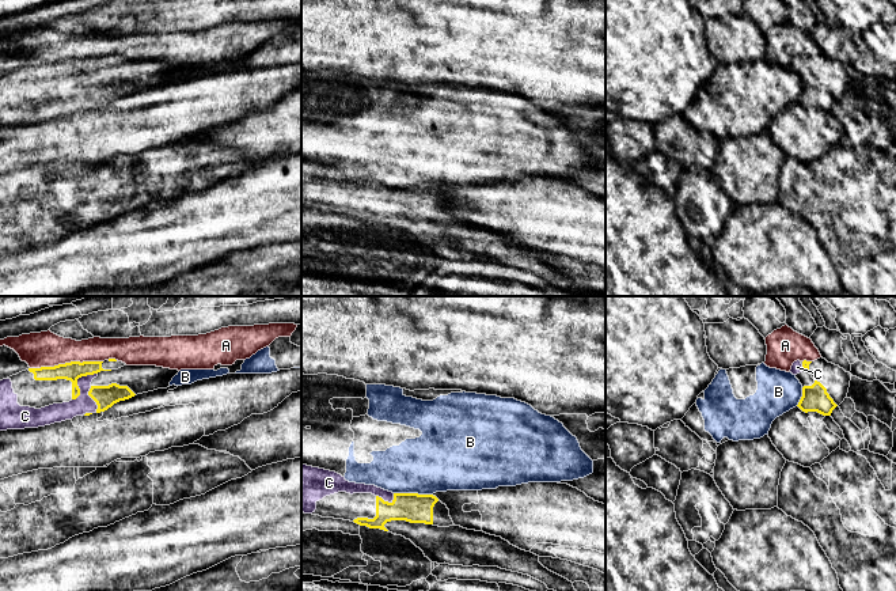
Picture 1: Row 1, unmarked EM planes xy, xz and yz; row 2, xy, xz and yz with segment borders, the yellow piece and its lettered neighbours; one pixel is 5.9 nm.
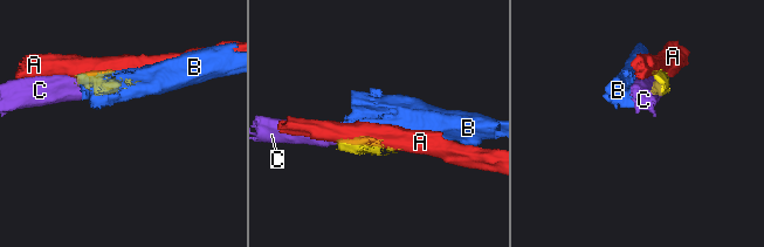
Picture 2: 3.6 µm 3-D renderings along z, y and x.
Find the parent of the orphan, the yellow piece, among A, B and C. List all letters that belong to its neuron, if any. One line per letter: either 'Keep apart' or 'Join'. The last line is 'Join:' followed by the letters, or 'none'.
A: Keep apart
B: Keep apart
C: Join
Join: C

